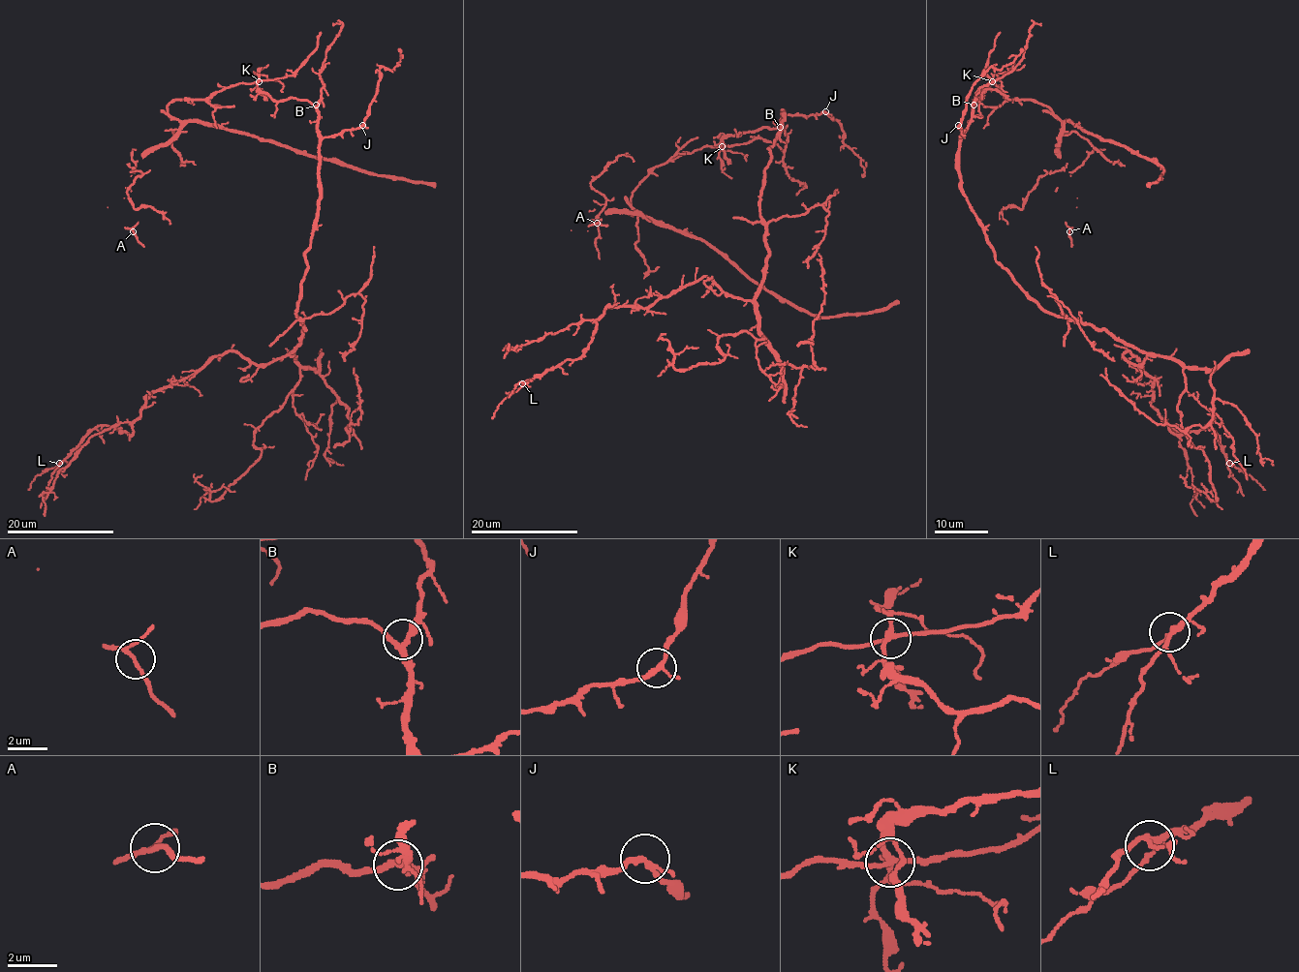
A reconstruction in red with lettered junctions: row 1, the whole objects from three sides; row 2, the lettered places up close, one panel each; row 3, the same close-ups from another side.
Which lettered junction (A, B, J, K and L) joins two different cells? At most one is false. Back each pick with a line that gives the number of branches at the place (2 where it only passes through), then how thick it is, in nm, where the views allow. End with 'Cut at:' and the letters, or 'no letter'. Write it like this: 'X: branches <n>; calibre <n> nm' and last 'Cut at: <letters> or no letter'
K: branches 5; calibre 220 nm
Cut at: K

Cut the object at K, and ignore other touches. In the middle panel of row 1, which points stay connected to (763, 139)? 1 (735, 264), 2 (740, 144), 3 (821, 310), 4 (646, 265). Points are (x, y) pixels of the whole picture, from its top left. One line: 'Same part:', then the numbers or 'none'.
Same part: 1, 2, 4

